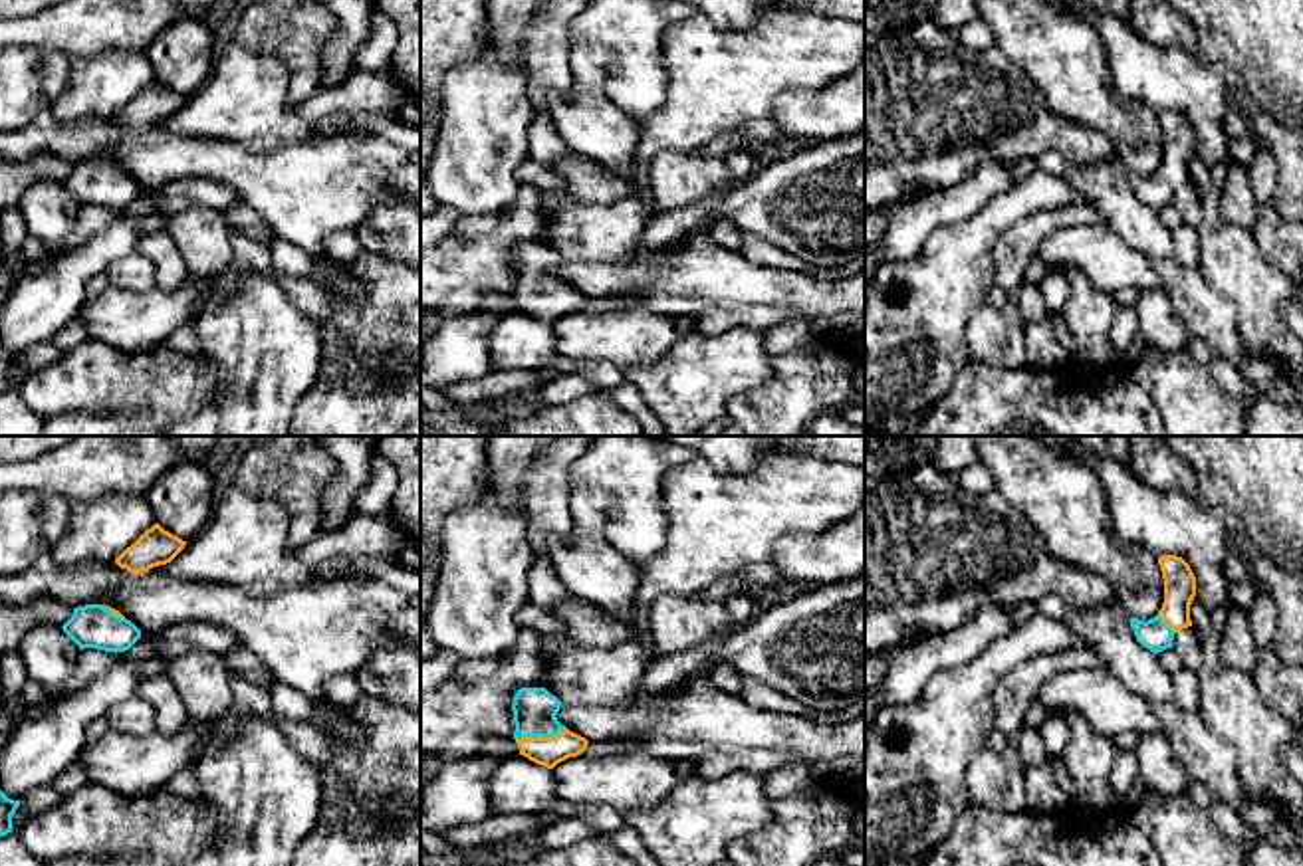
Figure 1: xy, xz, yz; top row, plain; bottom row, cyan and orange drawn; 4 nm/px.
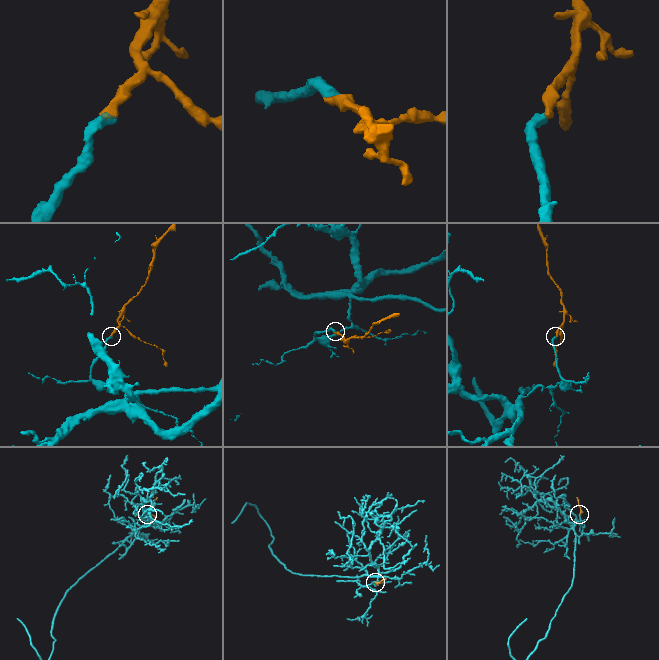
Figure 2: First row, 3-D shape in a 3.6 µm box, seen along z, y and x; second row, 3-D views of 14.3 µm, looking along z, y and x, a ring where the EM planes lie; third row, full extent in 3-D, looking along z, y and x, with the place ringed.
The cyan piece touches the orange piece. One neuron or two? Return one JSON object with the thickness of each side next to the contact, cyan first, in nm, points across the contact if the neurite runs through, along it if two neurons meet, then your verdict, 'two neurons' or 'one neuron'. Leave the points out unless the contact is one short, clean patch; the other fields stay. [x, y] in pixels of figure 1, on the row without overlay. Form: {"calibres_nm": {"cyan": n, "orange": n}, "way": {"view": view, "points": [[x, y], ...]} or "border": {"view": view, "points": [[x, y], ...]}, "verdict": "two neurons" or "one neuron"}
{"calibres_nm": {"cyan": 180, "orange": 120}, "way": {"view": "xz", "points": [[534, 266], [540, 292], [548, 300], [548, 308]]}, "verdict": "one neuron"}

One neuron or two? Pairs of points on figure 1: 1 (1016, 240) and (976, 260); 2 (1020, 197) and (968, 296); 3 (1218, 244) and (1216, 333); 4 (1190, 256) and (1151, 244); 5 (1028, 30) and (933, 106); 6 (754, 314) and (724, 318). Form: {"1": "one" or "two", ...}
{"1": "two", "2": "one", "3": "two", "4": "two", "5": "two", "6": "one"}

